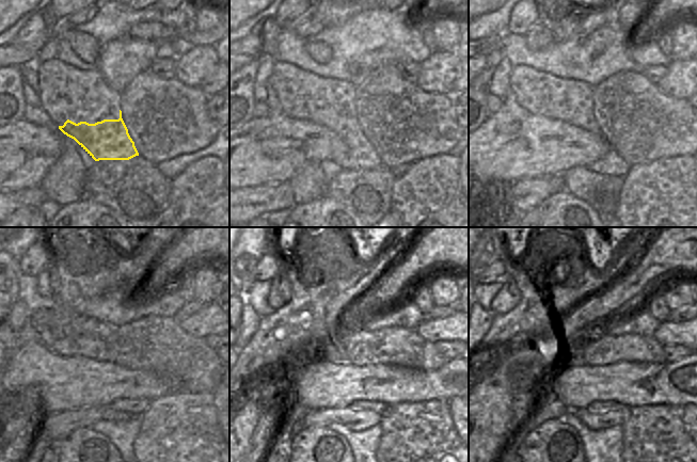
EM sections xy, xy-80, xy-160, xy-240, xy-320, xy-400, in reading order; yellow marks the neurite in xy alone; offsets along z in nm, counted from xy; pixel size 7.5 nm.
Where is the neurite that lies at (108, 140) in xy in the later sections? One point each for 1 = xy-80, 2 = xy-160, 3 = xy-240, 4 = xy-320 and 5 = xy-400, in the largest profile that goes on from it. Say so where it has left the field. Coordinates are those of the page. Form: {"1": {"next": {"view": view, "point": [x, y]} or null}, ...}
{"1": {"next": {"view": "xy-80", "point": [361, 155]}}, "2": {"next": {"view": "xy-160", "point": [612, 163]}}, "3": {"next": {"view": "xy-240", "point": [135, 407]}}, "4": {"next": {"view": "xy-320", "point": [378, 407]}}, "5": {"next": {"view": "xy-400", "point": [598, 407]}}}

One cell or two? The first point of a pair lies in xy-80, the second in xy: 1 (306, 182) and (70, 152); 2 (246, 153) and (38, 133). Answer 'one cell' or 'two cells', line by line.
1: one cell
2: one cell

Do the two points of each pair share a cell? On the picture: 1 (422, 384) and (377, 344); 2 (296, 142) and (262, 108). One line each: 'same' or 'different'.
1: different
2: different

